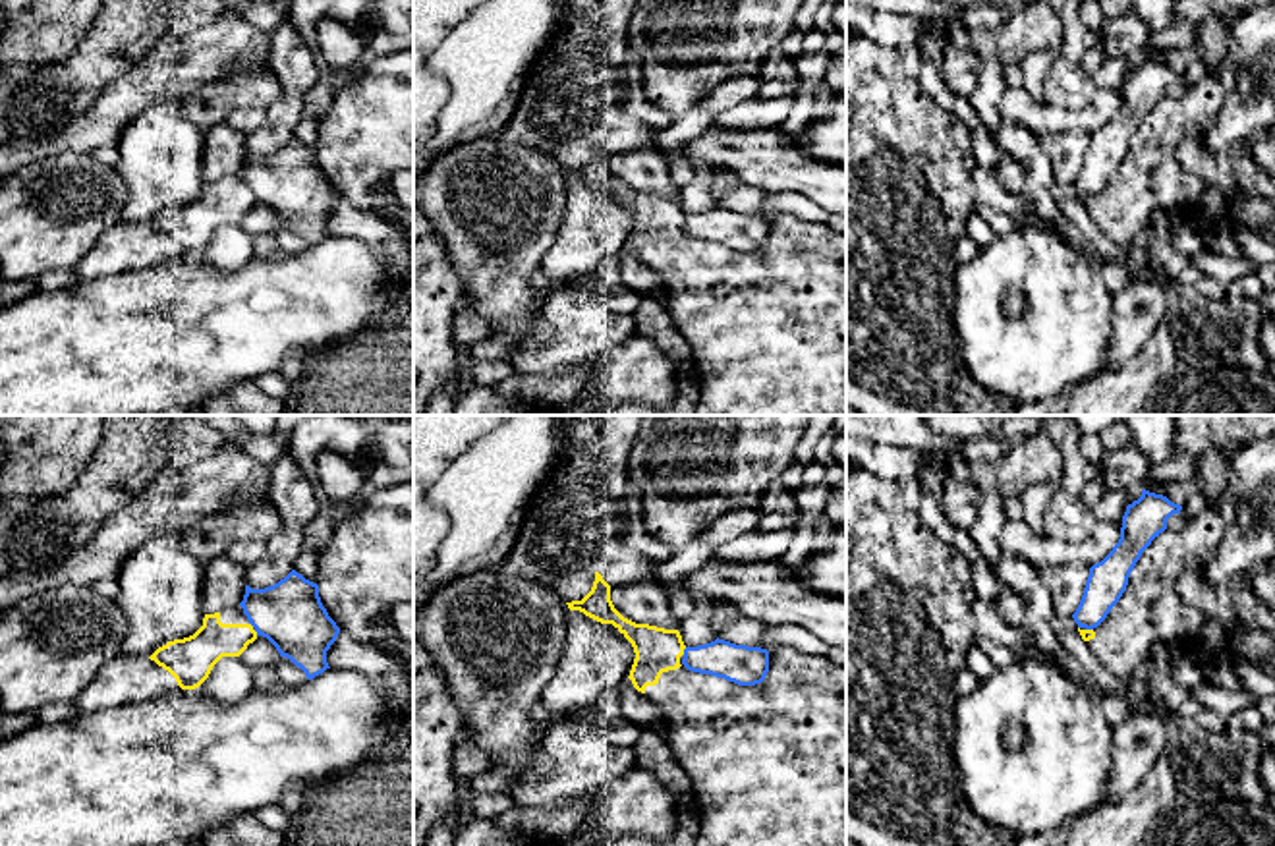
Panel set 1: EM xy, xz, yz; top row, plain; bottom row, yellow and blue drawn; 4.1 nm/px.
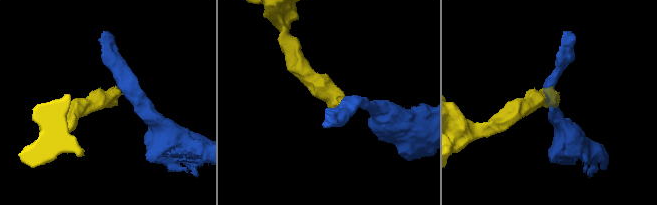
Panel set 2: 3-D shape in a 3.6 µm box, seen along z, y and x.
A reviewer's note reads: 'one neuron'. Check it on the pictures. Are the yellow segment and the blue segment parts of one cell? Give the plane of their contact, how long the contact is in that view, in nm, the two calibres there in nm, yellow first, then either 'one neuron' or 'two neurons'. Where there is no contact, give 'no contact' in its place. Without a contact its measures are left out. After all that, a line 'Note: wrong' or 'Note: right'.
xz | 40 nm | 190/160 nm | two neurons
Note: wrong

